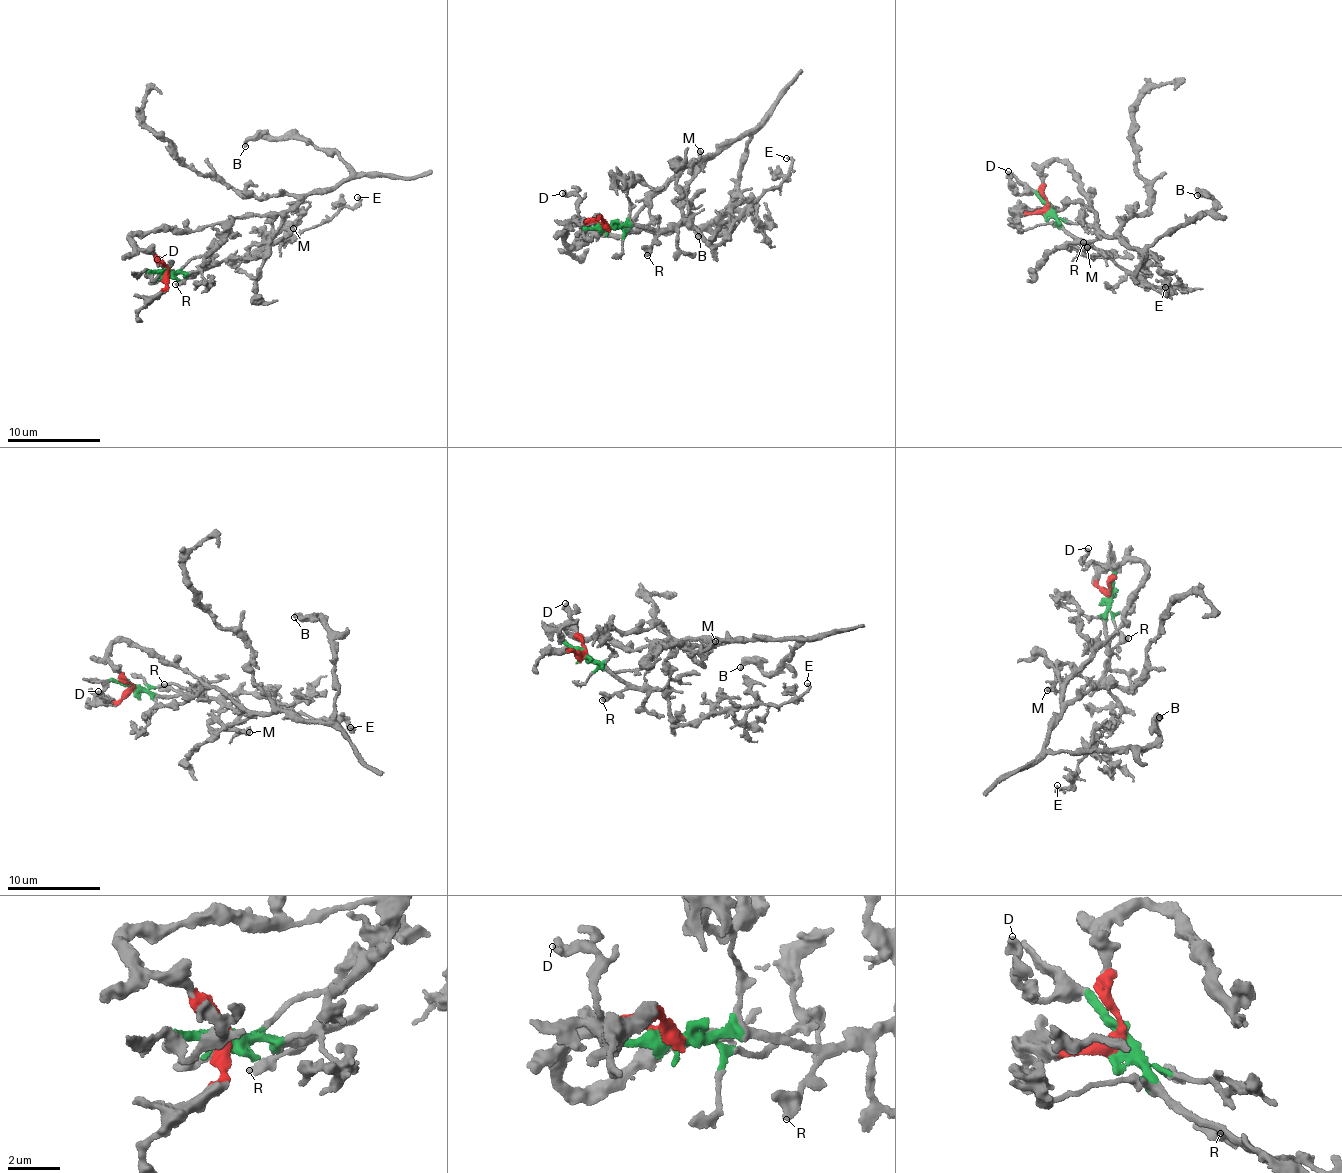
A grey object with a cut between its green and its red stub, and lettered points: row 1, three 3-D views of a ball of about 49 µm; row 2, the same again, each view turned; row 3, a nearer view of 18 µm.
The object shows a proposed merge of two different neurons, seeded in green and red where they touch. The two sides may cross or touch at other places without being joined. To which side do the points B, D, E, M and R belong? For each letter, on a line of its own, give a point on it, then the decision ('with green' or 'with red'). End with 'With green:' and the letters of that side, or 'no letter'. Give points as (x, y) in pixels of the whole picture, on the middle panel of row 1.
B: place (698, 236); with red
D: place (562, 193); with green
E: place (786, 158); with green
M: place (700, 151); with green
R: place (647, 255); with green
With green: D, E, M, R

